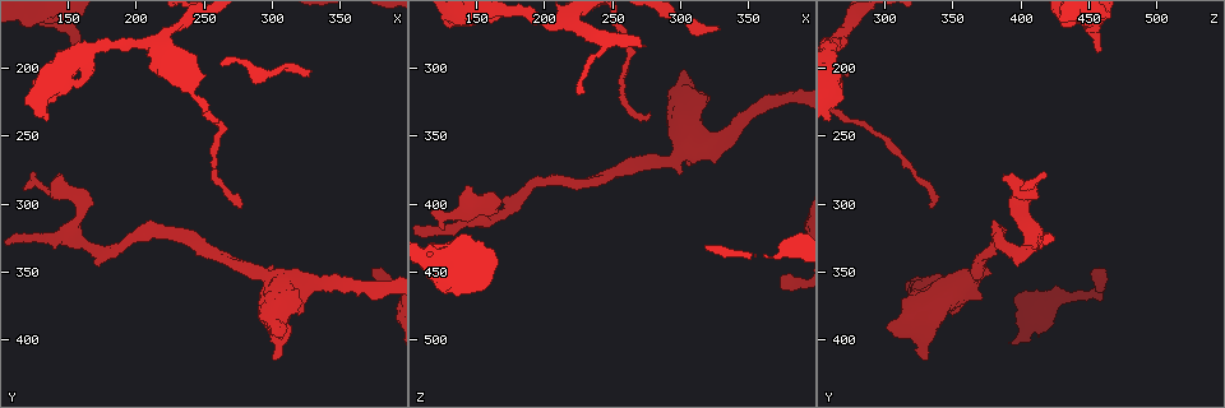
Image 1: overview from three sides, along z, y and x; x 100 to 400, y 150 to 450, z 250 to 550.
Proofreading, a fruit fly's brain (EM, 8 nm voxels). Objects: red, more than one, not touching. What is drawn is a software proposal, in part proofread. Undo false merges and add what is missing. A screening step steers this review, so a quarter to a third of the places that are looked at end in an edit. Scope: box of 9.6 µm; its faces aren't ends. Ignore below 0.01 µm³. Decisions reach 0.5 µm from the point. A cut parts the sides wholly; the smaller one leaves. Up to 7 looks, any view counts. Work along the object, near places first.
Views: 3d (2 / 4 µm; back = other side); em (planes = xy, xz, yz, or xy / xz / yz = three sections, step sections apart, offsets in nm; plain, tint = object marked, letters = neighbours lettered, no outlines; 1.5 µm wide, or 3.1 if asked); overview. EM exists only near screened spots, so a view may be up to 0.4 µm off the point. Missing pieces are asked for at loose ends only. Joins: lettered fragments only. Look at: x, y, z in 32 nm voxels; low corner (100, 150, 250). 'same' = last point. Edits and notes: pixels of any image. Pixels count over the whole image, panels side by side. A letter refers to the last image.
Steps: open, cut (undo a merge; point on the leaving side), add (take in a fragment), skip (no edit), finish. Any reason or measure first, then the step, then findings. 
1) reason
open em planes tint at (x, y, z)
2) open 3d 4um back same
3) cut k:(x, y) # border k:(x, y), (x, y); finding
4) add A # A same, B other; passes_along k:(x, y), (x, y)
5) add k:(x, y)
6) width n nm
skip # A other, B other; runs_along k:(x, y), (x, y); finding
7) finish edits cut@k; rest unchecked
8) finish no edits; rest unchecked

an open end
open 3d 2um at (372, 346, 454)

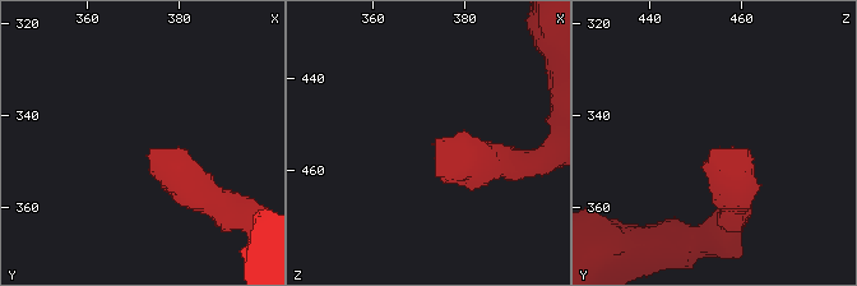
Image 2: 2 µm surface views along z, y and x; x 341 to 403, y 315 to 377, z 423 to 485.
open em planes plain at (374, 347, 453)

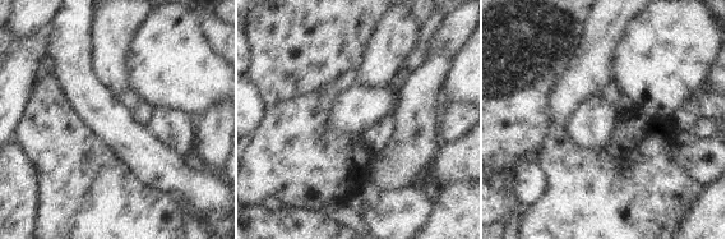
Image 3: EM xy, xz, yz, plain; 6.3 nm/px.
open em planes letters same

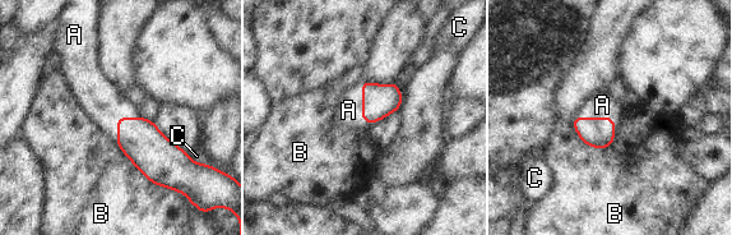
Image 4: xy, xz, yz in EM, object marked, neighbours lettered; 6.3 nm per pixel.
add A # A same, B other, C other; the cell continues

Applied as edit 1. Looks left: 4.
open overview

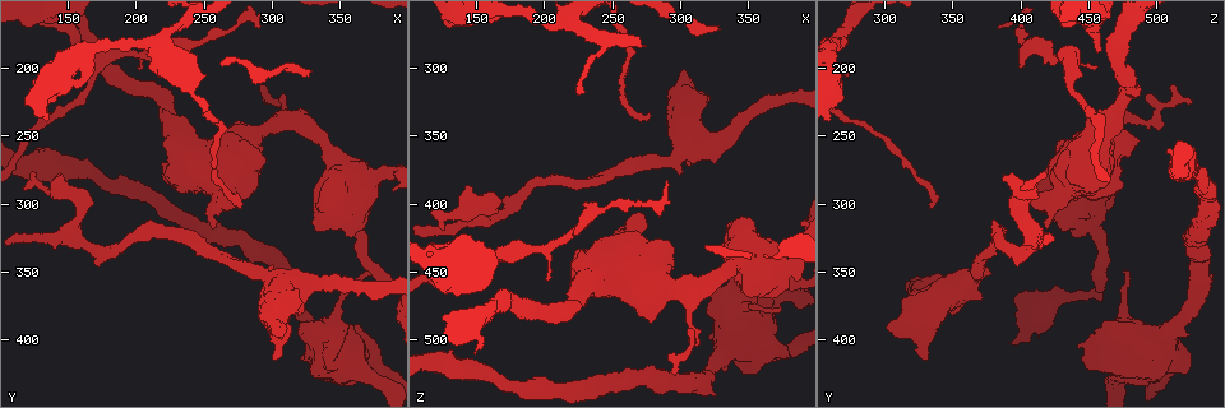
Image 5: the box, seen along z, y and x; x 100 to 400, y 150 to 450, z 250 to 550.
branch stops here
open 3d 2um back at (146, 280, 386)

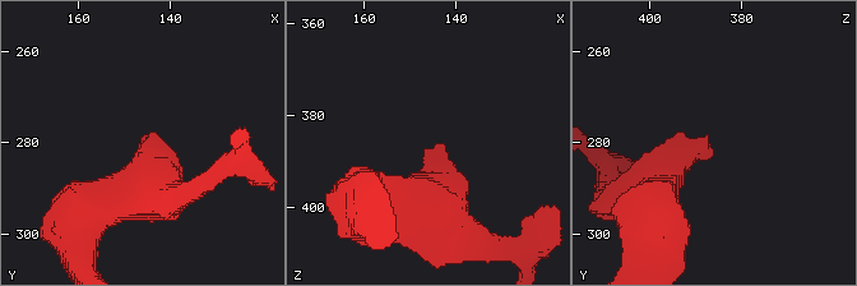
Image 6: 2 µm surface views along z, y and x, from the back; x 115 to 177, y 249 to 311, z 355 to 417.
open em planes letters at (146, 278, 387)

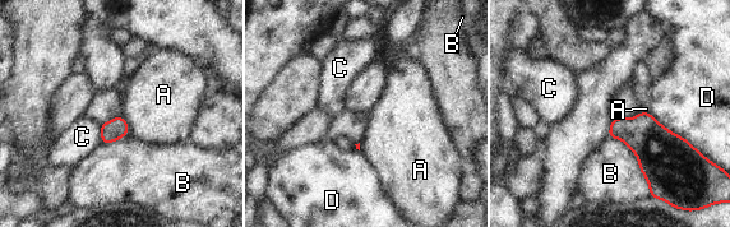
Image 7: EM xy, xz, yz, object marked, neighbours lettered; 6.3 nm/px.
skip # A other, B other, C other, D other; border 7:(121, 115), (129, 133); no lettered fragment goes on from it

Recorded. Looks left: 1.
finish edits add@4; rest unchecked

